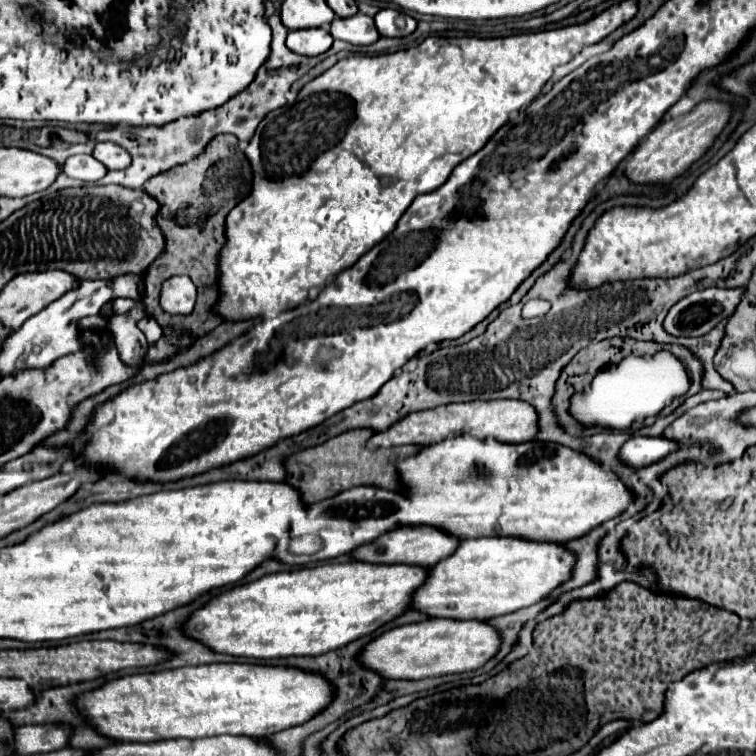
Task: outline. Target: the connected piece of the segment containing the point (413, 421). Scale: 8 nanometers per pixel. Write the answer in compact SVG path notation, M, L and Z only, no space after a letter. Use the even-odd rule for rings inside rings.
M475 400L465 404L445 404L431 410L413 412L411 416L403 418L401 422L393 424L385 432L377 432L369 442L373 446L401 446L401 444L433 444L441 442L453 434L473 434L479 438L497 438L499 442L527 442L533 440L539 432L537 410L523 400Z

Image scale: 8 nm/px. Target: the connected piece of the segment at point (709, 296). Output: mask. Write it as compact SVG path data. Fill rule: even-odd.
M705 288L699 292L693 292L679 300L667 314L665 318L665 330L675 336L705 336L709 330L713 330L721 320L729 318L741 296L745 294L745 288Z

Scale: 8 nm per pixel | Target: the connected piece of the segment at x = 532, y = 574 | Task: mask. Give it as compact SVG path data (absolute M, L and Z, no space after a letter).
M517 536L469 538L453 556L431 568L427 582L413 596L413 608L433 618L459 620L489 620L511 614L537 604L567 582L573 576L575 562L575 552L559 542L533 542Z

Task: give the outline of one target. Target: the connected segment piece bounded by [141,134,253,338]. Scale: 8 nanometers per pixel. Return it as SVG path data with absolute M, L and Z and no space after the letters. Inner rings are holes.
M221 134L215 136L201 156L195 156L189 160L189 164L179 164L177 168L171 168L169 172L155 174L147 180L145 192L153 196L161 210L157 214L157 226L169 234L169 250L157 258L143 276L145 290L143 290L143 304L145 314L149 318L155 318L161 328L177 328L191 338L199 338L209 334L215 326L221 324L221 320L211 312L213 302L219 296L217 290L217 262L219 262L219 248L225 242L225 218L231 208L235 208L251 190L251 166L245 158L243 166L243 152L237 144L237 138L233 134ZM211 266L213 266L213 294L211 294ZM187 274L193 284L197 286L197 302L189 316L171 316L161 310L159 306L159 290L161 282L169 276Z

